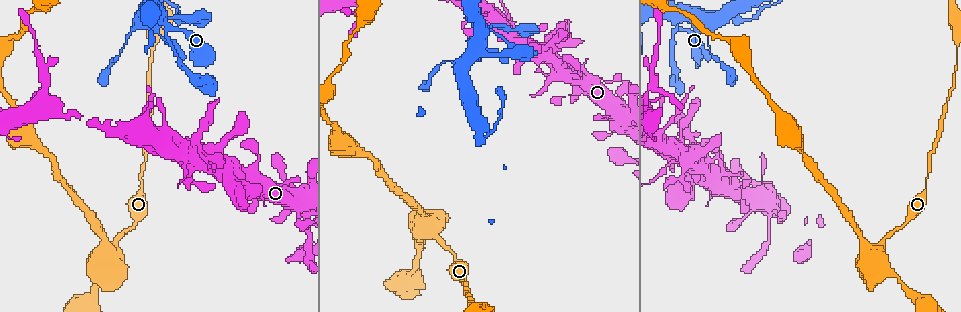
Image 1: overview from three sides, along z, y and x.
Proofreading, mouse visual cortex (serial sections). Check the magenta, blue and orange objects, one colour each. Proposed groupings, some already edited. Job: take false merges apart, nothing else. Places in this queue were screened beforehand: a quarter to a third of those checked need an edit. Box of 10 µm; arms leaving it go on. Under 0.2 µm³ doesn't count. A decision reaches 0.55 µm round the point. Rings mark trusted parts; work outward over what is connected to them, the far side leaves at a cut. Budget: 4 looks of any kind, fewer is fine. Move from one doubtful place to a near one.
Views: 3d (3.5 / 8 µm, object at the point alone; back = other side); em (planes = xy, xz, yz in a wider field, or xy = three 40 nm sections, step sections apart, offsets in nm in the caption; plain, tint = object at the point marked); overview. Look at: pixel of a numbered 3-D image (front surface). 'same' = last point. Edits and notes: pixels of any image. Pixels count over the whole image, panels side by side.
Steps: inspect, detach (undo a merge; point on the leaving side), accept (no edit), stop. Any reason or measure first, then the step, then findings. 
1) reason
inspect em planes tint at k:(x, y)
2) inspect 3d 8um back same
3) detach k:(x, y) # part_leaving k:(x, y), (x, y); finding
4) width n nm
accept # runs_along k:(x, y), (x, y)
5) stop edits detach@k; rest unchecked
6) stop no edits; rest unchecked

sudden change in width
inspect 3d 3.5um at 1:(186, 151)

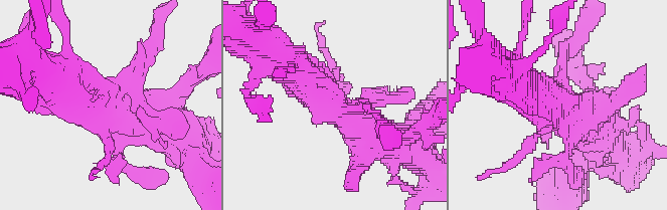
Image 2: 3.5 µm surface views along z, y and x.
need the tissue
inspect em xy step 5 tint at 2:(564, 108)

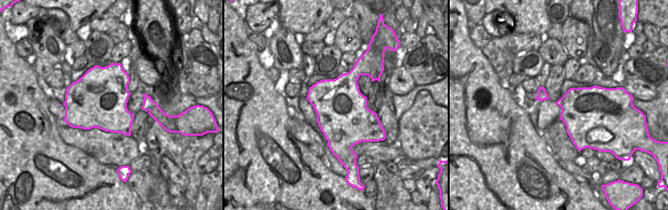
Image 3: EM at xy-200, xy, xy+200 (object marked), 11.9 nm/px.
accept # runs_along 2:(389, 137), (355, 127), (291, 67); continuous, no second cell

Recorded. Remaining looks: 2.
abrupt turn
inspect 3d 3.5um at 1:(107, 247)

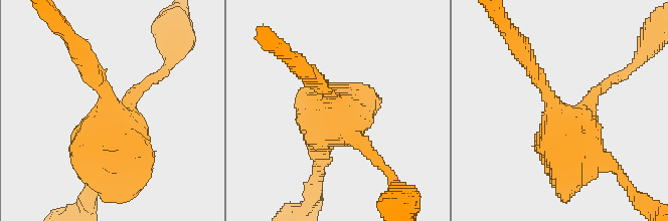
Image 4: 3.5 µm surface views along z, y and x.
shape alone is not enough
inspect em xy step 1 tint at 4:(109, 111)

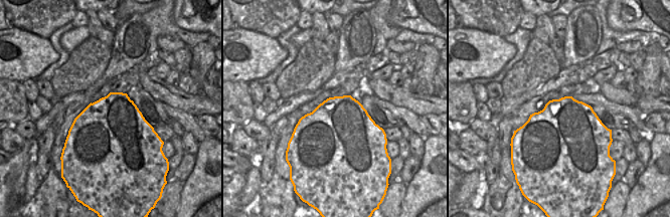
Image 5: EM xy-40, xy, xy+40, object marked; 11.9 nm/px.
accept # runs_along 4:(372, 156), (338, 117), (320, 83); continuous, no second cell

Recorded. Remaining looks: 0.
stop no edits; rest unchecked

